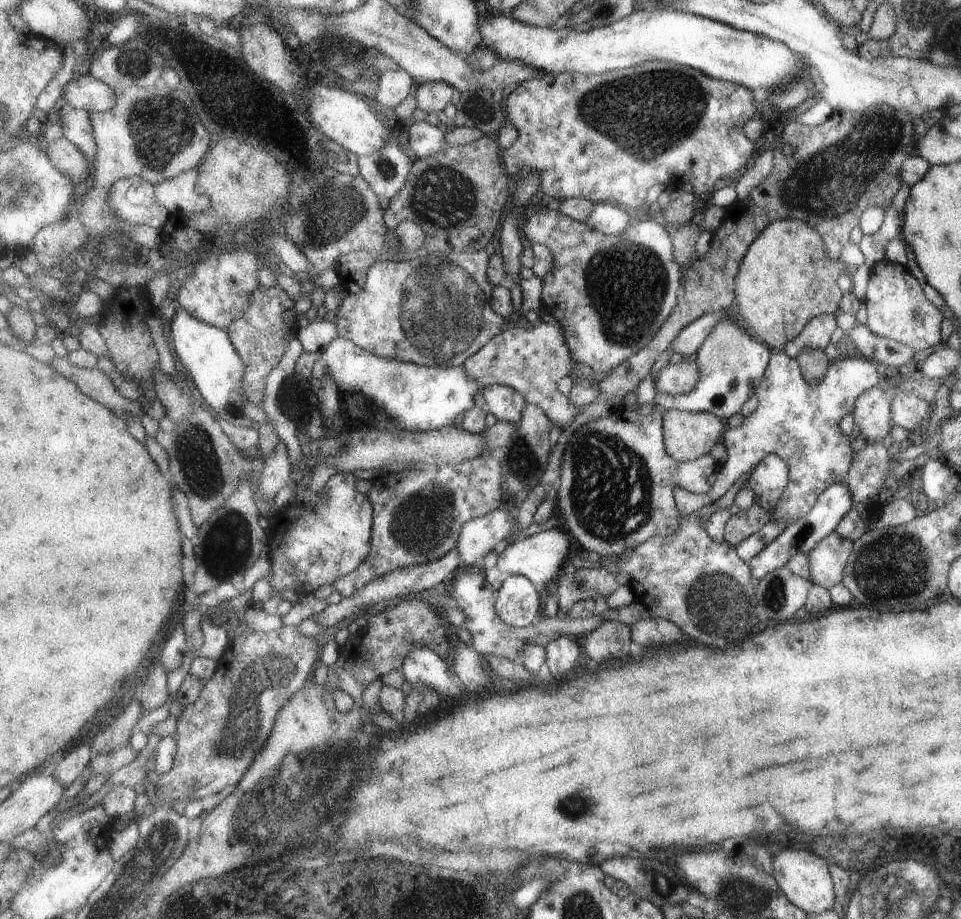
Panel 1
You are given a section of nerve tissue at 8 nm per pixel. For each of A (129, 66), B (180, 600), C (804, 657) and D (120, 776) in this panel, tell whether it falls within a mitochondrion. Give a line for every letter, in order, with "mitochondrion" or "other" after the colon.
A: mitochondrion
B: other
C: other
D: other

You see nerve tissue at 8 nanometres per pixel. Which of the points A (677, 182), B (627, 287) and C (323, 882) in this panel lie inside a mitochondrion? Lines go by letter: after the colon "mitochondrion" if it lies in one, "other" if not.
A: other
B: mitochondrion
C: other

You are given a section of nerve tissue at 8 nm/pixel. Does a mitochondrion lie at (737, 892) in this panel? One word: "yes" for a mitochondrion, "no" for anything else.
yes

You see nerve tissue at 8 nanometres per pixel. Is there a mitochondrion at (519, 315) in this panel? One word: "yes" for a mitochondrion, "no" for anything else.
no

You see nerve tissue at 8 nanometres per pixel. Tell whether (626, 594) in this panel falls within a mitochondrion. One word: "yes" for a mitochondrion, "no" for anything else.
no

